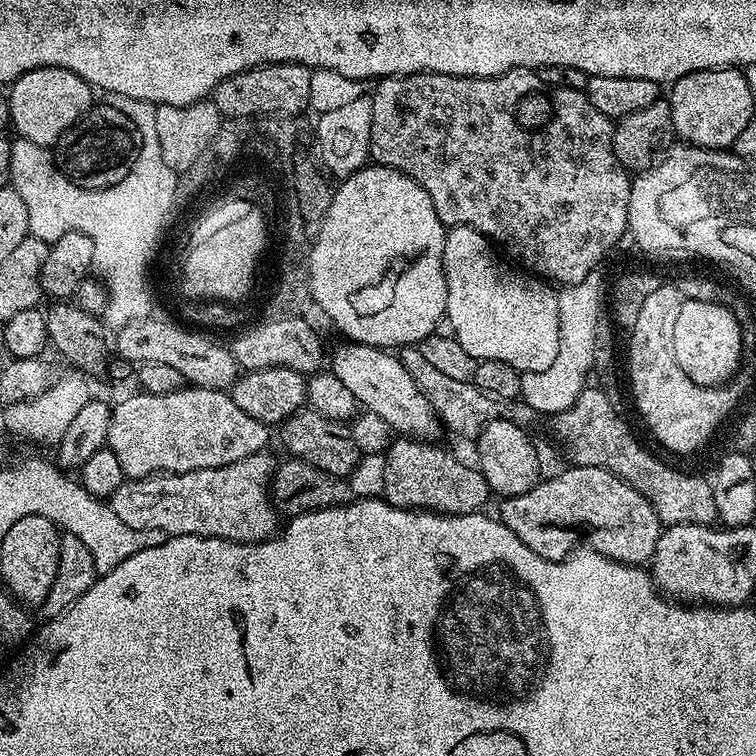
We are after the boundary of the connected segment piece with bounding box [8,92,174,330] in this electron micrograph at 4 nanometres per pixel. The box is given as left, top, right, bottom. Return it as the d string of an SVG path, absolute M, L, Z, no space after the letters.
M113 92L103 93L102 102L106 106L118 110L121 114L126 114L126 118L130 118L134 122L134 126L140 135L140 153L130 170L130 174L126 174L126 178L122 178L122 182L118 182L109 188L83 188L78 186L73 180L67 180L61 174L53 153L49 149L19 138L11 141L12 153L10 154L8 178L10 187L18 190L22 202L26 202L26 210L30 214L28 230L31 235L51 242L62 238L62 234L81 232L86 234L86 238L90 238L90 242L94 242L92 267L95 275L98 274L104 279L102 287L107 293L107 304L102 316L109 325L111 325L110 323L113 324L113 329L118 330L121 328L122 321L127 320L127 315L138 314L140 309L142 301L139 291L135 290L137 287L136 277L139 272L146 276L149 275L152 268L152 259L156 256L156 236L165 235L166 223L164 224L164 220L166 221L166 218L170 217L168 200L174 193L174 179L169 173L169 167L164 165L162 145L154 137L158 130L154 123L156 105L138 98L126 98L126 94L114 94Z

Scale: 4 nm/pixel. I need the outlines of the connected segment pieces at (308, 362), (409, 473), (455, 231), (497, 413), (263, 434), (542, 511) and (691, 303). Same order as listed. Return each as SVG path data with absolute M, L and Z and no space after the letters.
M295 316L255 323L254 328L244 331L234 342L231 341L230 347L237 365L245 371L282 366L298 370L305 376L321 371L326 362L326 348L324 352L321 340L309 322L305 317Z
M396 438L383 453L385 488L382 499L395 508L439 512L441 516L465 516L485 506L490 489L479 467L463 464L448 448L427 439Z
M470 226L447 229L442 262L446 278L446 306L448 307L446 319L453 326L453 336L466 349L466 354L470 354L478 362L481 360L506 362L517 368L521 374L547 370L554 362L555 355L558 354L560 323L558 322L557 289L535 275L517 270L511 263L503 264L499 255L501 256L501 253L494 247L493 241L478 230Z
M405 346L399 349L398 357L406 370L414 378L414 382L422 394L429 400L430 406L436 411L436 416L445 429L452 431L456 436L465 436L468 442L475 441L484 427L492 420L512 420L521 426L527 425L528 419L534 416L532 407L519 399L507 400L498 398L498 394L490 394L482 390L472 380L459 380L442 374L426 358L422 358L419 347Z
M183 386L174 393L154 394L141 391L140 396L128 396L120 405L112 408L107 447L122 462L125 477L154 476L162 472L189 472L203 468L226 466L238 462L255 452L265 451L269 446L269 425L234 406L227 391L215 392L209 388Z
M568 466L568 469L541 479L524 494L505 497L500 502L498 518L539 557L550 561L564 560L579 545L580 536L590 536L592 550L620 564L643 565L651 561L662 531L660 519L644 495L625 480L602 467Z
M685 299L678 319L674 321L673 354L682 374L704 387L731 381L741 367L740 326L725 305Z

